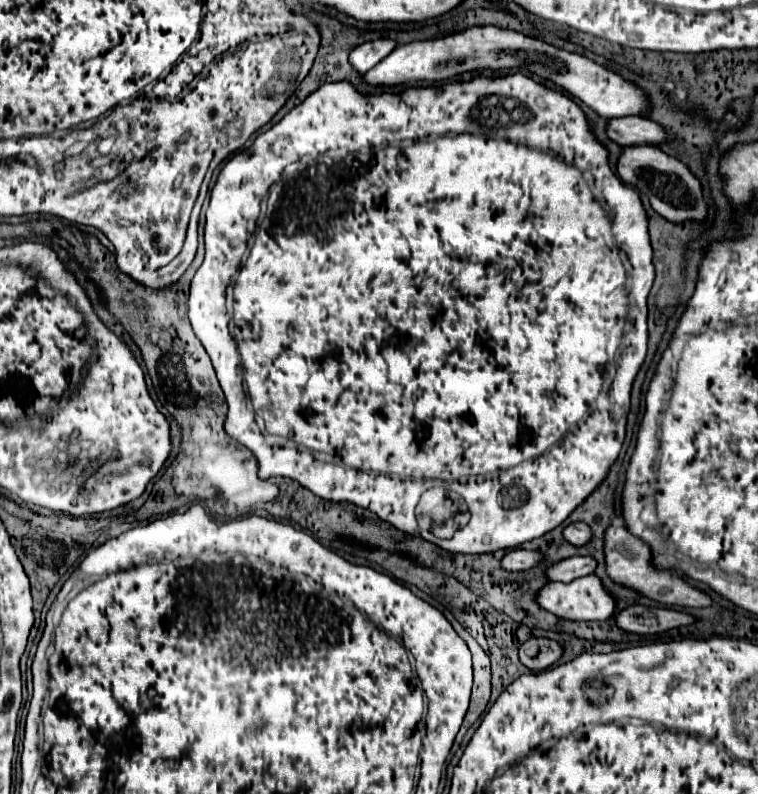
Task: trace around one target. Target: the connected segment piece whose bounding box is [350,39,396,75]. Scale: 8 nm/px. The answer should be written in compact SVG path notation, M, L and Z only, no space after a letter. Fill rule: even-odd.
M378 39L378 41L370 41L370 43L362 43L358 45L352 53L350 53L350 65L354 67L356 73L366 73L370 71L376 63L380 63L392 49L396 47L394 41L390 39Z

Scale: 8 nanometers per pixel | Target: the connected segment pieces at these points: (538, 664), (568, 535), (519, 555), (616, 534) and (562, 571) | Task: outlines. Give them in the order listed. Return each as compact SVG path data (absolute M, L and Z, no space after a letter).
M528 639L520 647L520 661L530 671L548 669L562 655L562 647L552 639Z
M570 523L566 529L564 529L564 539L570 541L572 545L586 545L590 541L592 533L590 533L590 527L586 523Z
M512 549L508 551L500 565L506 569L506 571L526 571L534 565L538 565L542 559L542 555L538 551L524 551L524 549Z
M608 527L604 533L604 555L606 555L606 573L608 577L622 585L628 587L652 601L658 601L662 605L678 605L678 607L710 607L710 597L698 591L696 587L688 585L684 579L666 573L666 571L656 571L650 567L650 549L646 543L630 535L624 527Z
M568 557L562 559L554 565L550 565L546 569L546 577L548 581L562 581L562 583L570 583L578 577L590 575L596 567L596 561L592 557Z

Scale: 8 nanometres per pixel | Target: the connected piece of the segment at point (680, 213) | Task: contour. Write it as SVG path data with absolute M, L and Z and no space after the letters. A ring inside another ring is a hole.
M630 145L620 151L616 171L620 179L644 193L654 207L656 213L666 217L668 221L682 223L682 221L704 221L706 219L706 203L702 199L702 189L698 179L688 171L684 163L674 157L668 157L654 145Z

